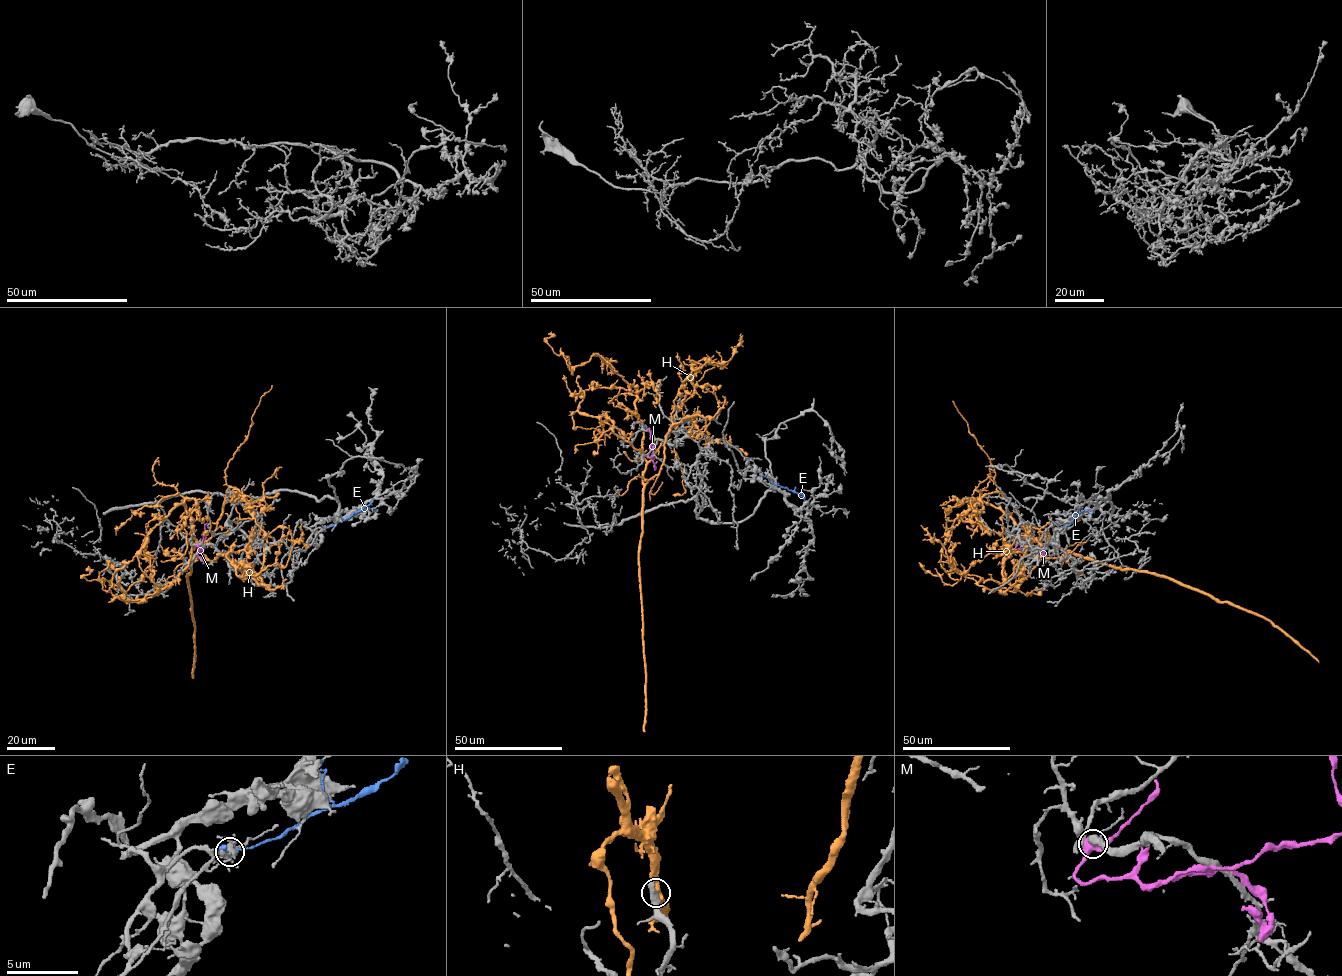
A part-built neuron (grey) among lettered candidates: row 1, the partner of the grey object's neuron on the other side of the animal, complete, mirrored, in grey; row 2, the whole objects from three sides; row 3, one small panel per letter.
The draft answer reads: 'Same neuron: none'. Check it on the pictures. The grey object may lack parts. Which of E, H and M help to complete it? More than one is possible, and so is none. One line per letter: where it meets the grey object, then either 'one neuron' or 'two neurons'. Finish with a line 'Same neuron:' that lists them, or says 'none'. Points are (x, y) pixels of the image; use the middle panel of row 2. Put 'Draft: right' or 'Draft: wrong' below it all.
E: (761, 475) | two neurons
H: (642, 427) | two neurons
M: (649, 431) | two neurons
Same neuron: none
Draft: right

